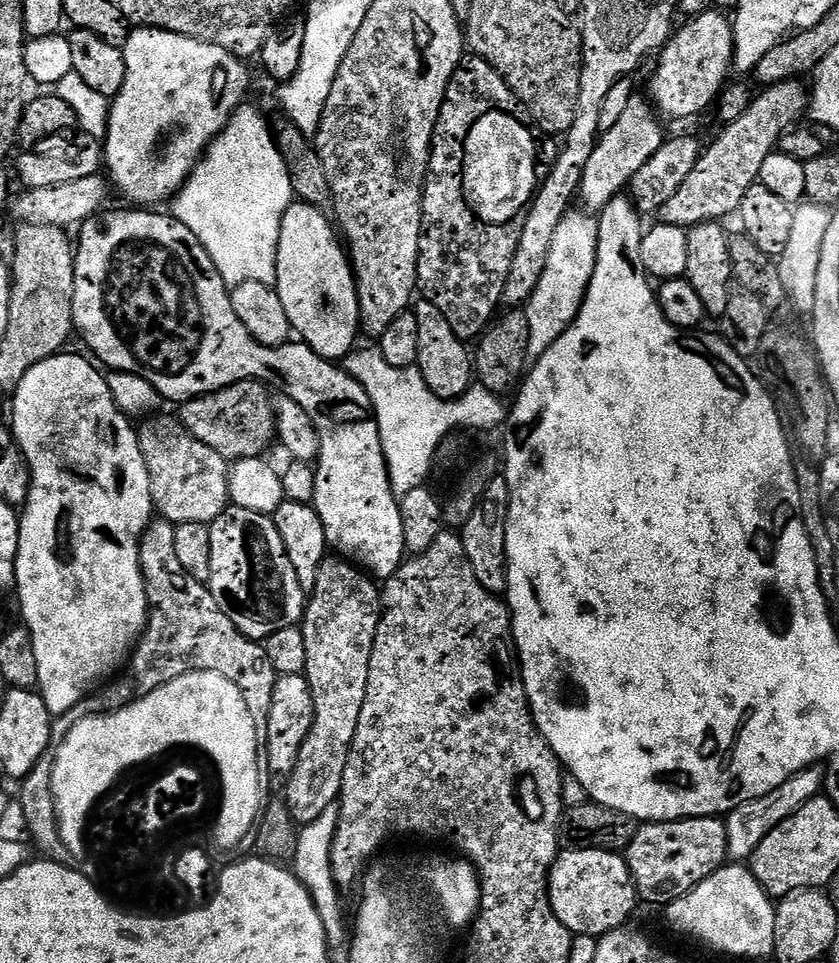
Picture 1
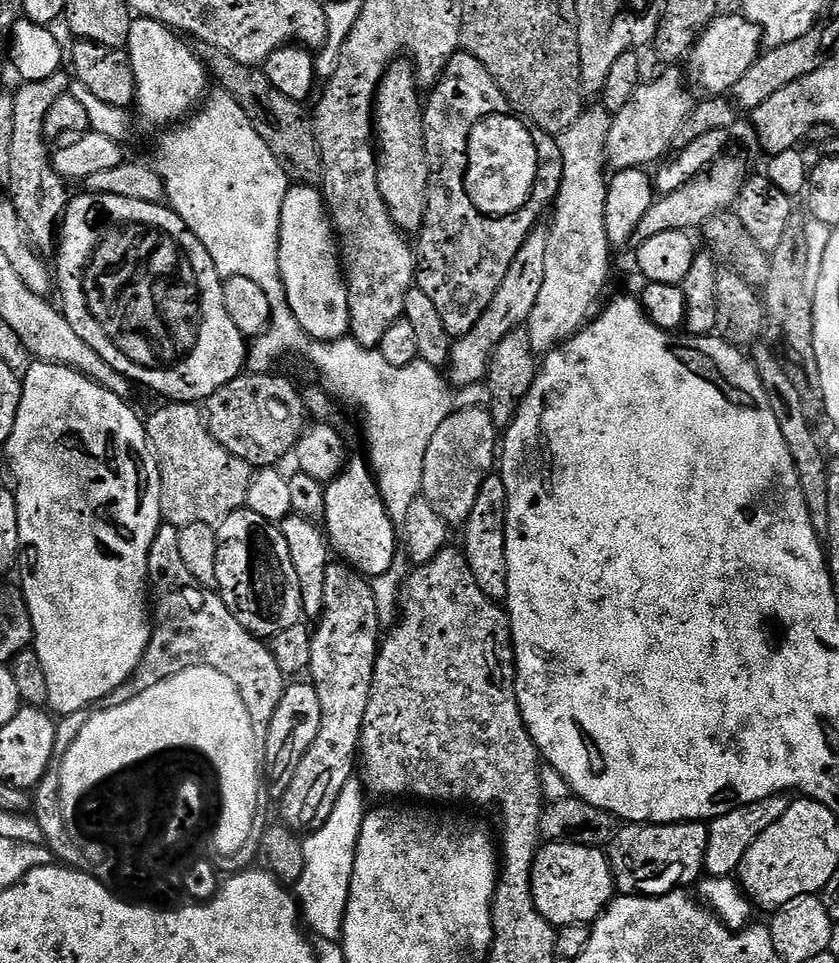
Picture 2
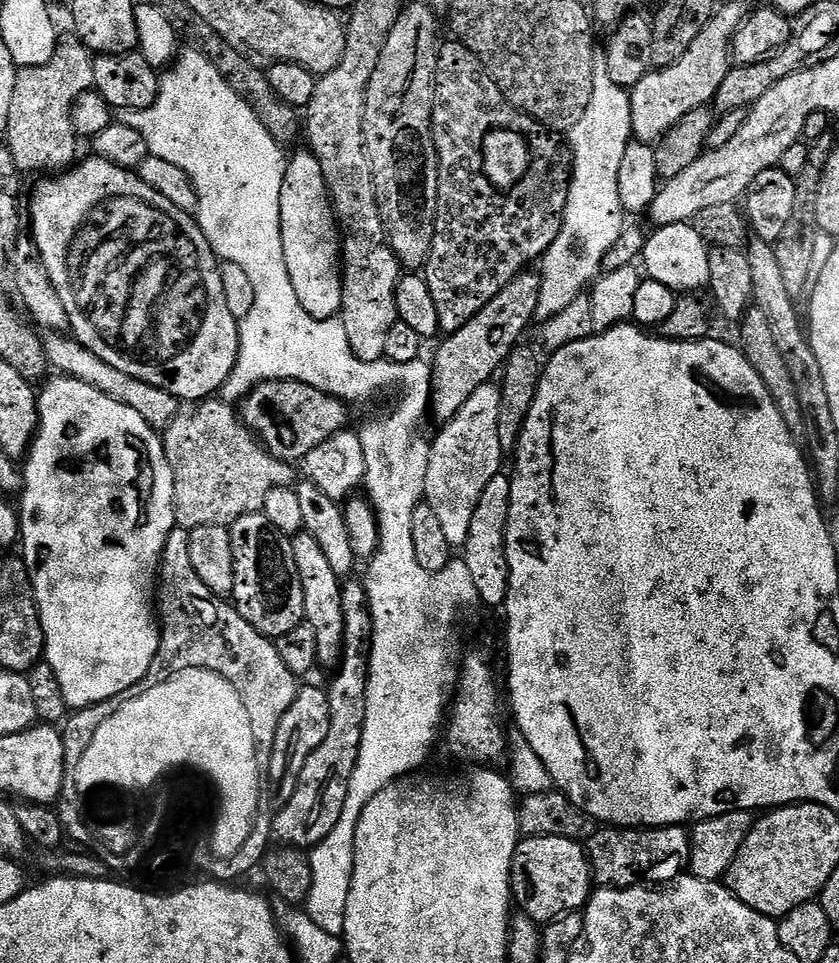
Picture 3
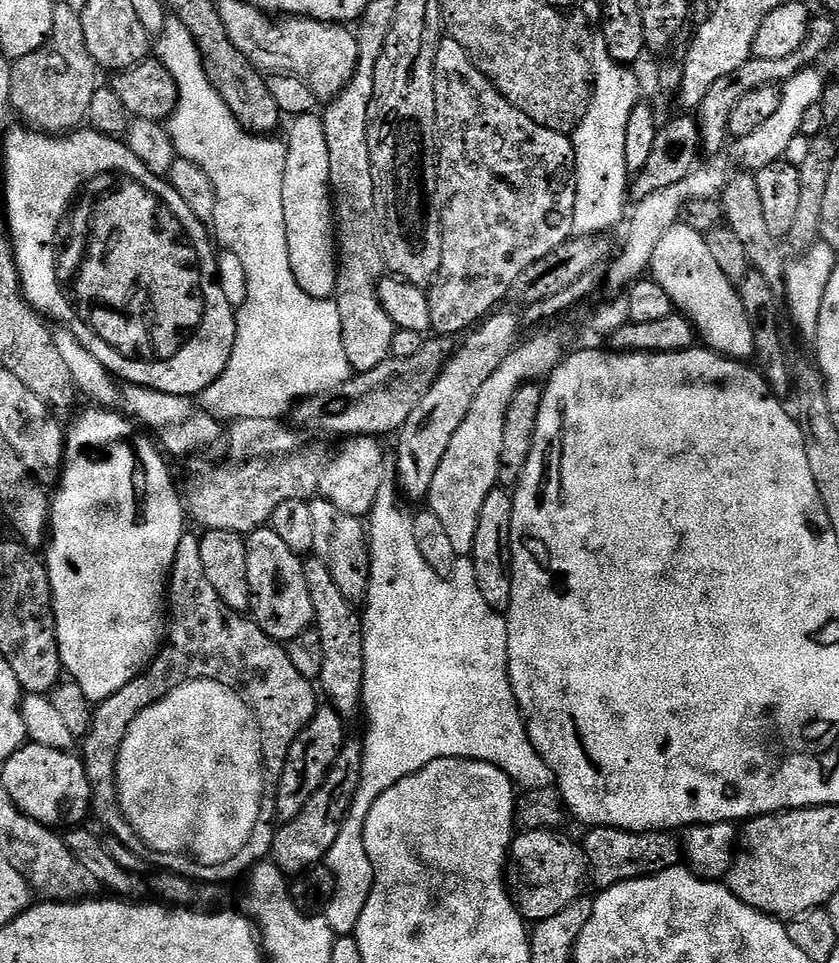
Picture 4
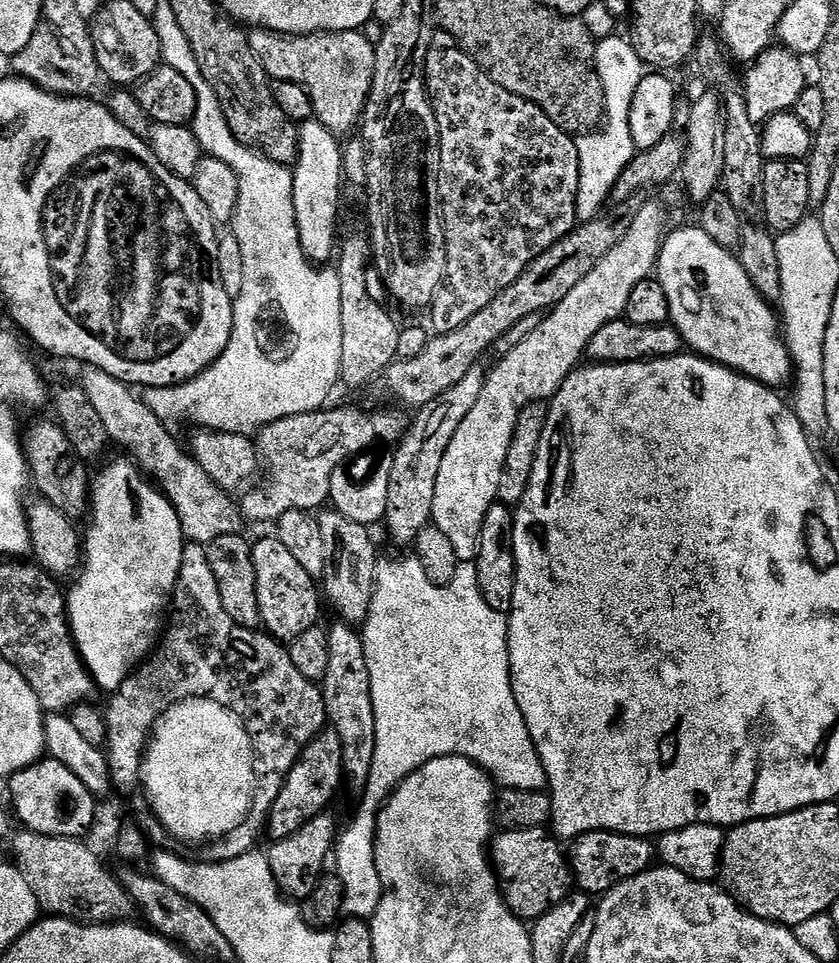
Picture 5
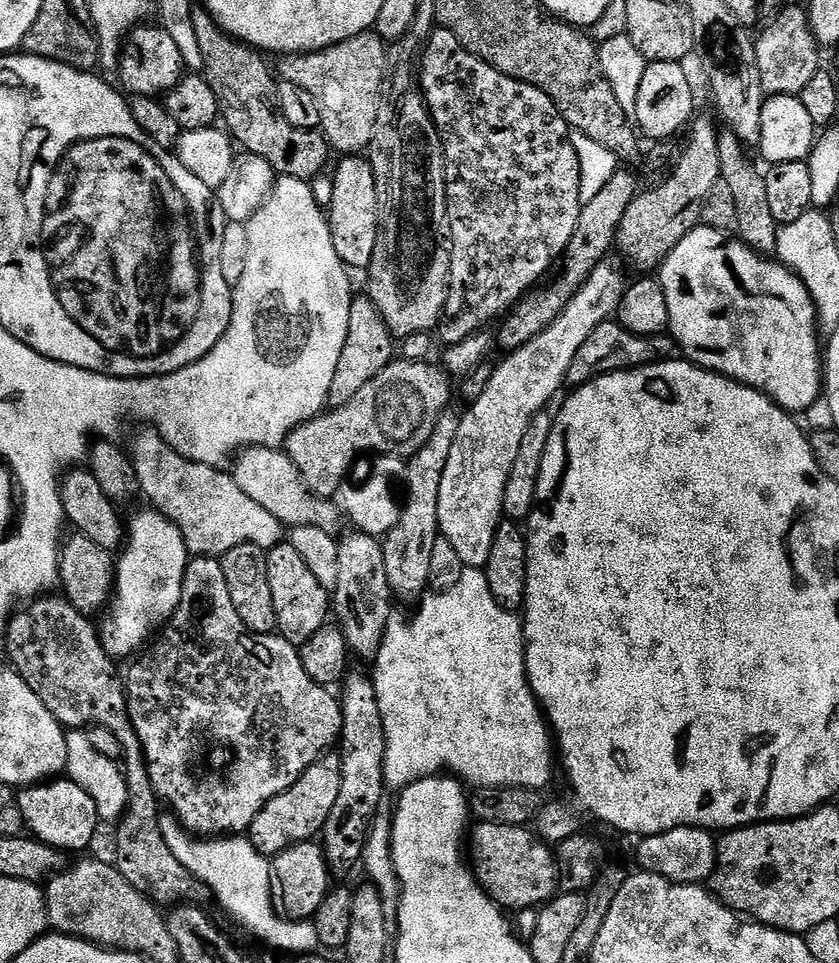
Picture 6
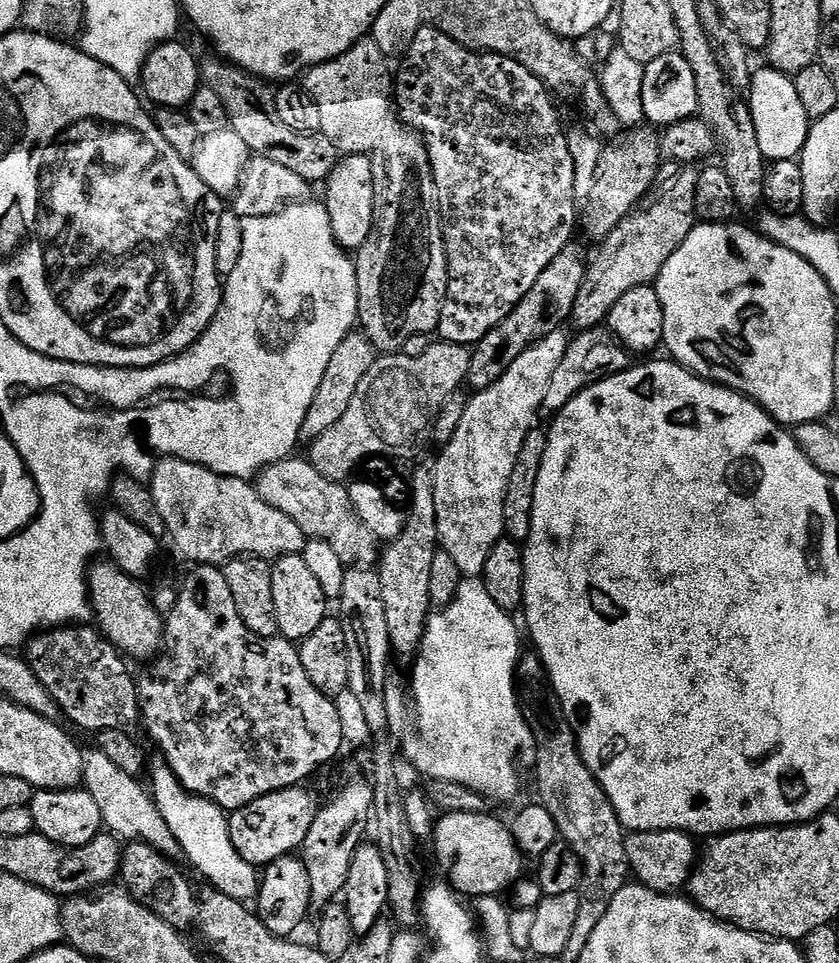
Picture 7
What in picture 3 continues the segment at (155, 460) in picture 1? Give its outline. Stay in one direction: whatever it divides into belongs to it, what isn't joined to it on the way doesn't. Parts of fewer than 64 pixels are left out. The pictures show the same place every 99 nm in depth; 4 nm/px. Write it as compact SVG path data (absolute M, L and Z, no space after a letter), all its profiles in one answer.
M209 398L199 406L189 408L192 408L189 412L187 409L177 414L162 432L164 453L174 474L174 502L179 527L191 530L215 524L230 526L246 514L261 511L272 490L289 487L293 483L293 465L272 456L260 443L256 433L245 426L239 411L229 401Z

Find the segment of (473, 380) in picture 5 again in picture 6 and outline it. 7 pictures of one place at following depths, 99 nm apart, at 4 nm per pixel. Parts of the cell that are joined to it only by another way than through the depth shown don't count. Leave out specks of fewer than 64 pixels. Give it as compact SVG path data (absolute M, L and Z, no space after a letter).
M445 410L440 415L427 442L417 452L407 457L408 465L404 468L404 492L408 497L402 500L403 507L400 509L395 526L382 537L386 578L393 597L401 596L404 600L410 599L411 596L419 597L429 587L430 541L438 532L440 475L446 466L450 446L454 446L461 418L459 411L452 411Z

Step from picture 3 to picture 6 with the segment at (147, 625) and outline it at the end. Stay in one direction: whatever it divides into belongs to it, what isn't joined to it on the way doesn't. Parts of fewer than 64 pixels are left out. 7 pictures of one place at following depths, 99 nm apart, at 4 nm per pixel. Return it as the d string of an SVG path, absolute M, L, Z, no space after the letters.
M147 511L127 521L126 539L114 564L114 591L105 620L98 624L102 646L113 658L135 657L153 639L157 629L172 619L182 598L182 582L190 559L182 530L161 512Z

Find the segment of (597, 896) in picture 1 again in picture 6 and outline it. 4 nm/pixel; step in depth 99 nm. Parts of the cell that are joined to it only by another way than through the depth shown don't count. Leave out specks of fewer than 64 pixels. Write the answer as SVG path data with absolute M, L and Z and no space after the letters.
M477 823L475 827L470 832L470 867L477 883L501 909L535 909L557 895L556 857L543 840L533 835L527 827L481 823Z

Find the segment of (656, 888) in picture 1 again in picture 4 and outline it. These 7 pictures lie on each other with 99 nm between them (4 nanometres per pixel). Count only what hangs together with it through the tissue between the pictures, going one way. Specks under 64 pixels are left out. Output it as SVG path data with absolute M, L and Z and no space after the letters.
M592 828L582 839L584 857L588 859L591 883L603 890L658 874L667 868L677 867L682 860L682 844L671 831L667 832L627 832L621 828Z

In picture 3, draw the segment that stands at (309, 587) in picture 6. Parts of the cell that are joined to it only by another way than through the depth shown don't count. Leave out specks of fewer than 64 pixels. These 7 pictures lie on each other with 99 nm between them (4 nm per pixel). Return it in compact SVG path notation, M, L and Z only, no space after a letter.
M263 511L251 512L230 525L234 546L234 606L258 630L269 638L290 634L304 619L304 591L298 565L294 562L294 546L283 532L266 518Z

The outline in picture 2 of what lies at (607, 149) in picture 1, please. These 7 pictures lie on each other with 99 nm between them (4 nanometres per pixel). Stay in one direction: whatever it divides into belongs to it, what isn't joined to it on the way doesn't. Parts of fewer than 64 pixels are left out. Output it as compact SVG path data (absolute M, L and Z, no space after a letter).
M665 67L665 72L657 80L639 84L630 102L626 102L626 106L612 116L606 156L613 169L655 165L665 159L668 147L671 149L675 145L678 130L682 130L682 122L686 122L686 114L690 114L694 103L694 96L688 93L685 73L680 73L678 68Z

